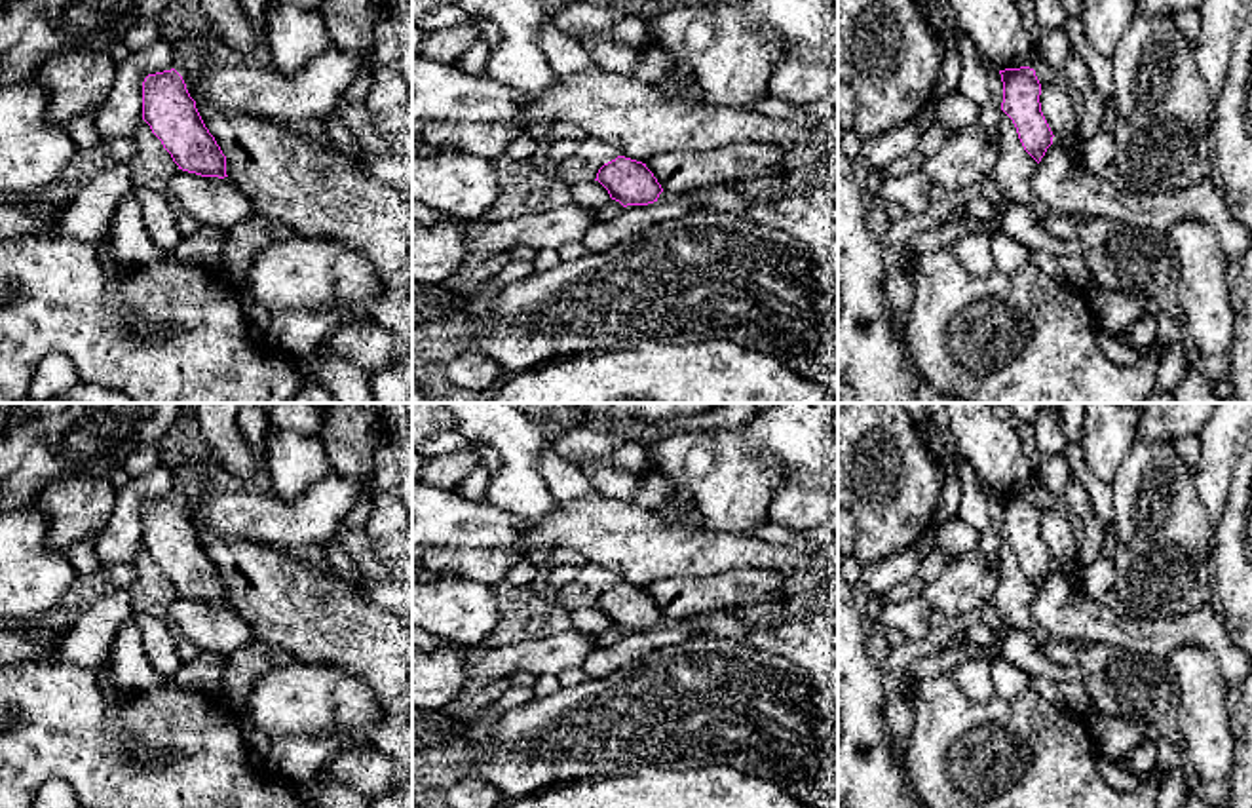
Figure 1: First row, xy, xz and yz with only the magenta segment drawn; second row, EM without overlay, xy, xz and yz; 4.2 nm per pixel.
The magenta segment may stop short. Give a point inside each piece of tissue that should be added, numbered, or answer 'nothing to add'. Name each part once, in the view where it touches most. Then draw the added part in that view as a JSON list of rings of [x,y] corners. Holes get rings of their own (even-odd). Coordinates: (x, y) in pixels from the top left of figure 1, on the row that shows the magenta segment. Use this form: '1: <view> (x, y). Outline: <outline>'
nothing to add

